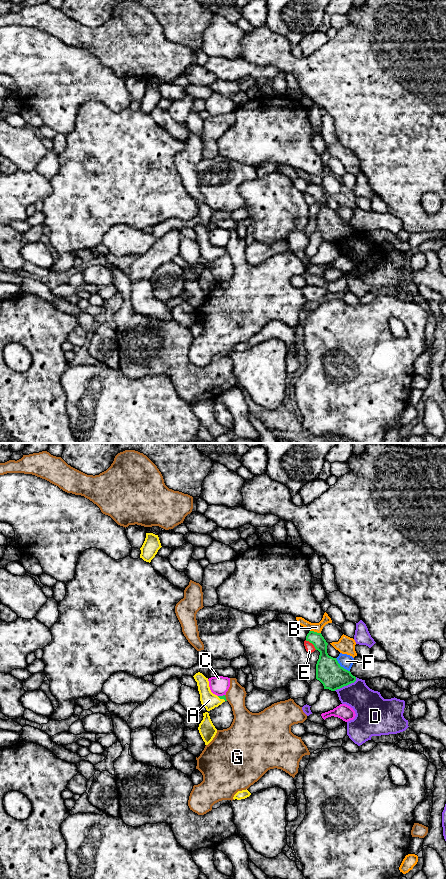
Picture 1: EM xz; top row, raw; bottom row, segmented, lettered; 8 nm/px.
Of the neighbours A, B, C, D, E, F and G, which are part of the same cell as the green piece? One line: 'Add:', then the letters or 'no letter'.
Add: no letter

